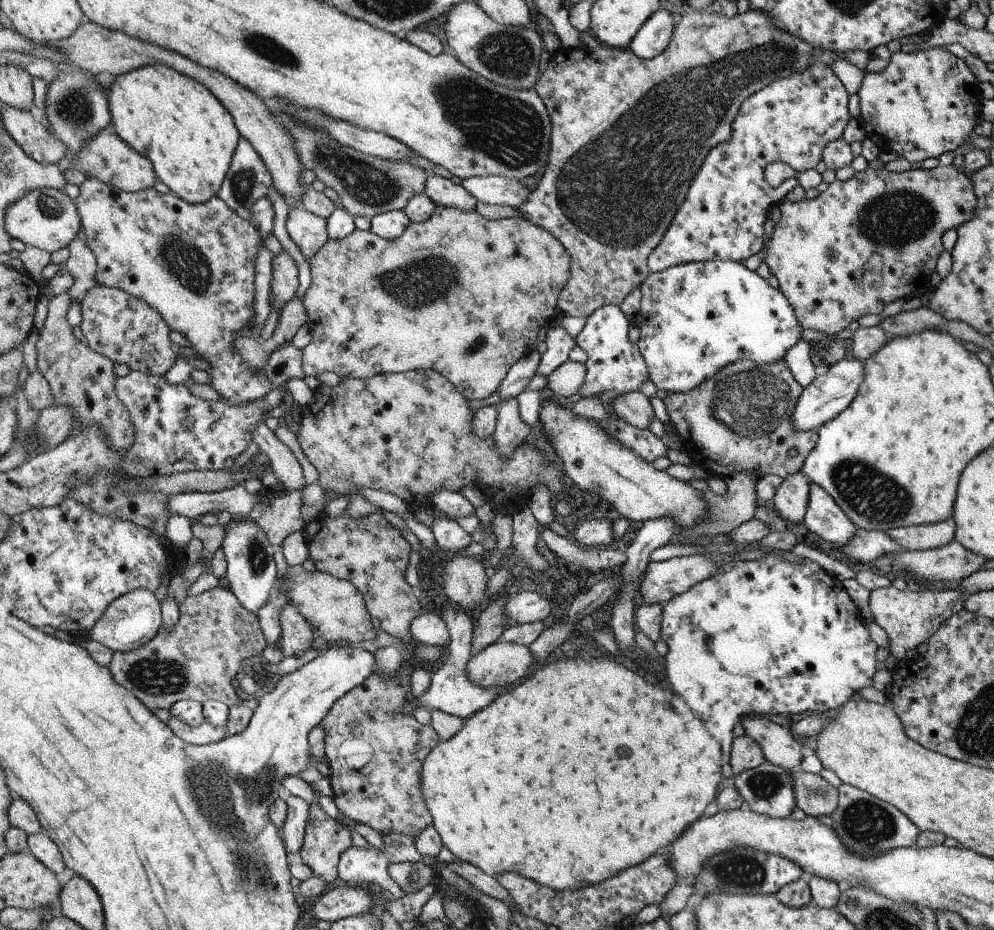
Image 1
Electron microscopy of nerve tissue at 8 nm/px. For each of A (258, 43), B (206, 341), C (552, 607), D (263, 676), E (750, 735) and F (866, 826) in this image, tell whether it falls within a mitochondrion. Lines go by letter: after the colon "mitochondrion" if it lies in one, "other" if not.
A: mitochondrion
B: other
C: mitochondrion
D: other
E: other
F: mitochondrion

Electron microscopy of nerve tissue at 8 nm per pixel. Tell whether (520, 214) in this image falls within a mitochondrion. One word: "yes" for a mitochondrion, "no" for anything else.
no

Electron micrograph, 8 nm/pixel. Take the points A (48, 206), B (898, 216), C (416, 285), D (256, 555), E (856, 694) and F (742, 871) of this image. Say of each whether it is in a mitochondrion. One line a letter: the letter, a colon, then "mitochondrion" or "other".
A: mitochondrion
B: mitochondrion
C: mitochondrion
D: mitochondrion
E: other
F: mitochondrion

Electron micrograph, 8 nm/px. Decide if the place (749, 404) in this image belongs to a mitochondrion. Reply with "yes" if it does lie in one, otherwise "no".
yes

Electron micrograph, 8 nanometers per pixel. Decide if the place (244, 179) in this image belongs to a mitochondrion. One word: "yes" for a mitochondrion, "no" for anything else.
yes

